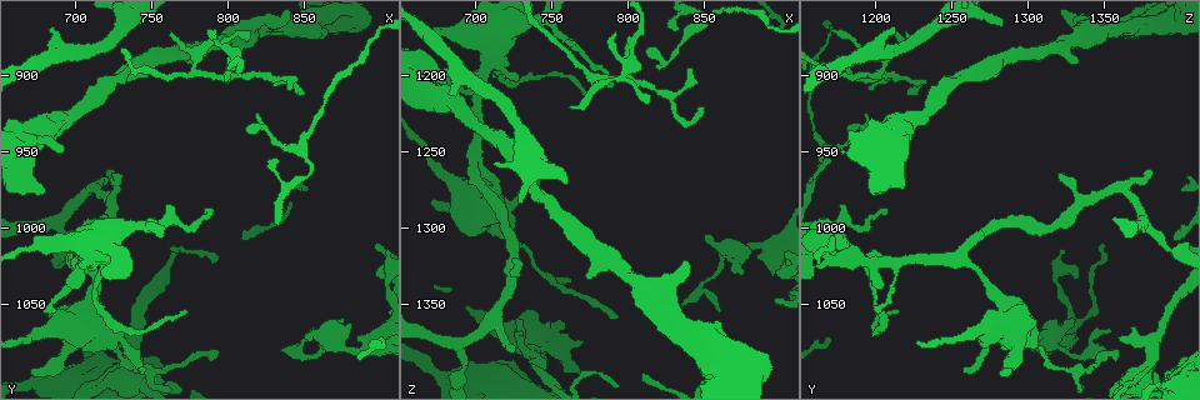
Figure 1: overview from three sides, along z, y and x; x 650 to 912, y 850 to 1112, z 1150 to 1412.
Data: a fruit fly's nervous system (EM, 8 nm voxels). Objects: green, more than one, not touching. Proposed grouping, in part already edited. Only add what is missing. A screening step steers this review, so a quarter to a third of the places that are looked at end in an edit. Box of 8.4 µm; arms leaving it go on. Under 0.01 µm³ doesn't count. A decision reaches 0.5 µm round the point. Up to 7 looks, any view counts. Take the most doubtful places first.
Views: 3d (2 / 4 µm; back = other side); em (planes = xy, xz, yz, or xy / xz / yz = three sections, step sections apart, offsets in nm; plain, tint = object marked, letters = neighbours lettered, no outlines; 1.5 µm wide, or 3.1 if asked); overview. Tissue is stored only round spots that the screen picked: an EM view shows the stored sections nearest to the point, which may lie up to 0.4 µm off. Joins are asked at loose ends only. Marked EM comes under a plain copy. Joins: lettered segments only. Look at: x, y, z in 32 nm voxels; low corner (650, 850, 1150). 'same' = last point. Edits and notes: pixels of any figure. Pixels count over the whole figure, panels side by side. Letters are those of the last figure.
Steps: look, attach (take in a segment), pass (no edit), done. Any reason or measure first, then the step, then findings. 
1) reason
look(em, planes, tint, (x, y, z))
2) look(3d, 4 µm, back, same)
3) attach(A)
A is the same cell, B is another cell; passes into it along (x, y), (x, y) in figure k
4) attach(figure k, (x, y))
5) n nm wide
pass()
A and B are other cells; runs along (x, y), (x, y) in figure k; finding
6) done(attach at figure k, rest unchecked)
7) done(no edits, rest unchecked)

free end
look(em, yz, step 4, tint, (874, 1060, 1328))

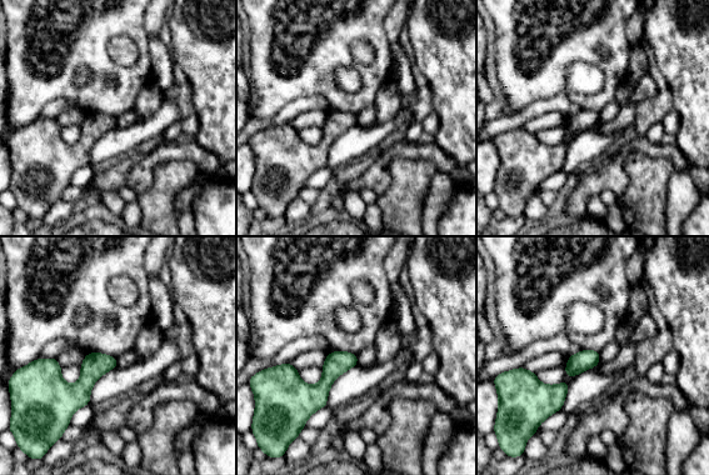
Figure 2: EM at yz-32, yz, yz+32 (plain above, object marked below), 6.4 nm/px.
cut it another way
look(em, planes, letters, same)

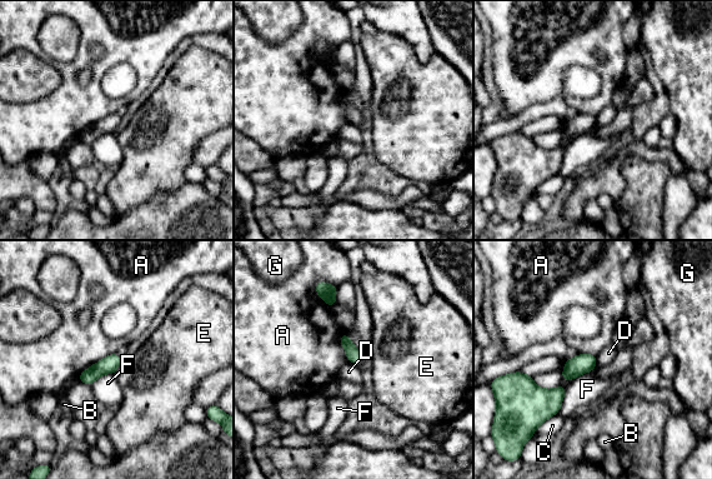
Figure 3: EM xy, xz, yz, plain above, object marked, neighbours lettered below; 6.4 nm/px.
A touches over 190 nm
pass()
A, B, C, D, E, F and G are other cells; none of them fits

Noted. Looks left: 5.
an open end
look(em, xz, step 8, tint, (836, 910, 1196))

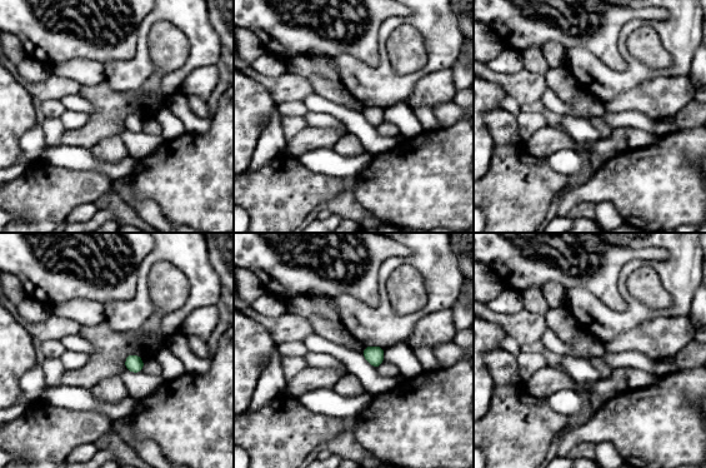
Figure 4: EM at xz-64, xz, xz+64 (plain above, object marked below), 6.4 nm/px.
cut it another way
look(em, xy, step 8, letters, same)

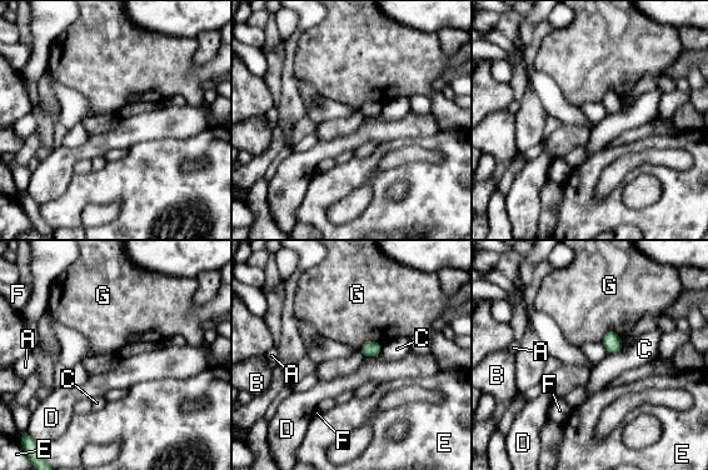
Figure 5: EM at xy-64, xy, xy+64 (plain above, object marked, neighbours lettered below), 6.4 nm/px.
pass()
A, B, C, D, E, F and G are other cells; border along (621, 349), (608, 354) in figure 5; none of them fits

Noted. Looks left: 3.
branch stops here
look(3d, 4 µm, (762, 870, 1220))

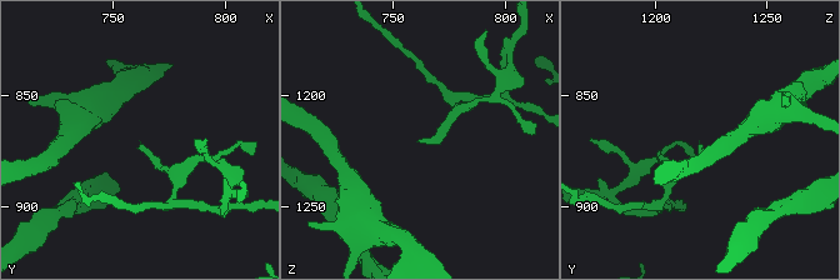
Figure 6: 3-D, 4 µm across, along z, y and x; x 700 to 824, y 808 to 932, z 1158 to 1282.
now the EM
look(em, xz, step 4, letters, (763, 871, 1220))

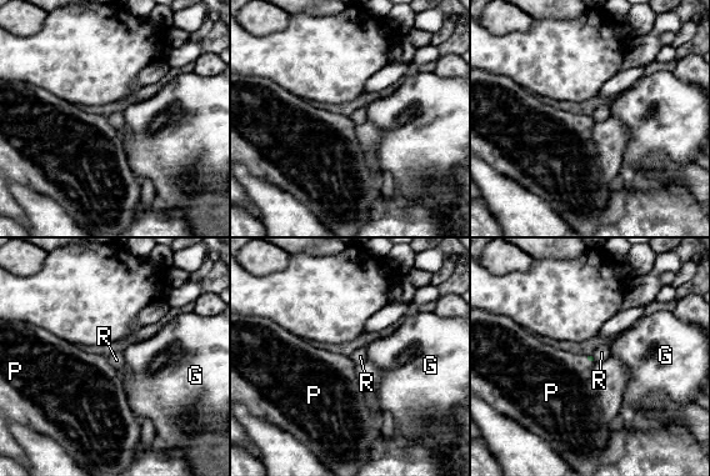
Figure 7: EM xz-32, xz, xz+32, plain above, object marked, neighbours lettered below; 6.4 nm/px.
another direction
look(em, planes, letters, same)

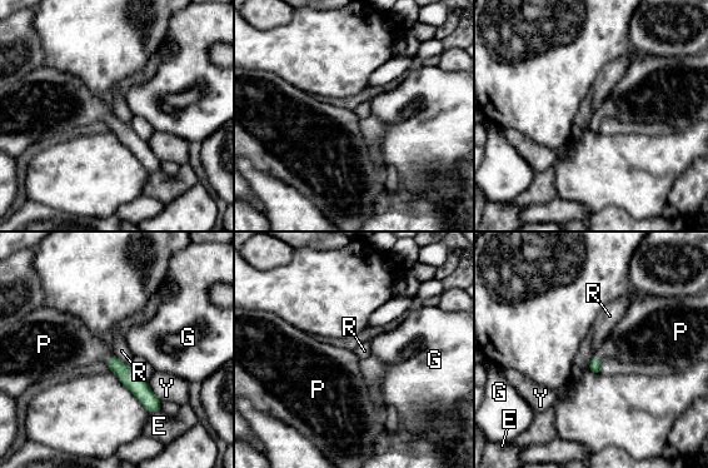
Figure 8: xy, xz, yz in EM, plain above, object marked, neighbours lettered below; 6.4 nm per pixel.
attach(P)
P is the same cell, E, G, R and Y are other cells; the neuron continues

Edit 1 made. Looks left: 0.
done(attach at figure 8, rest unchecked)

